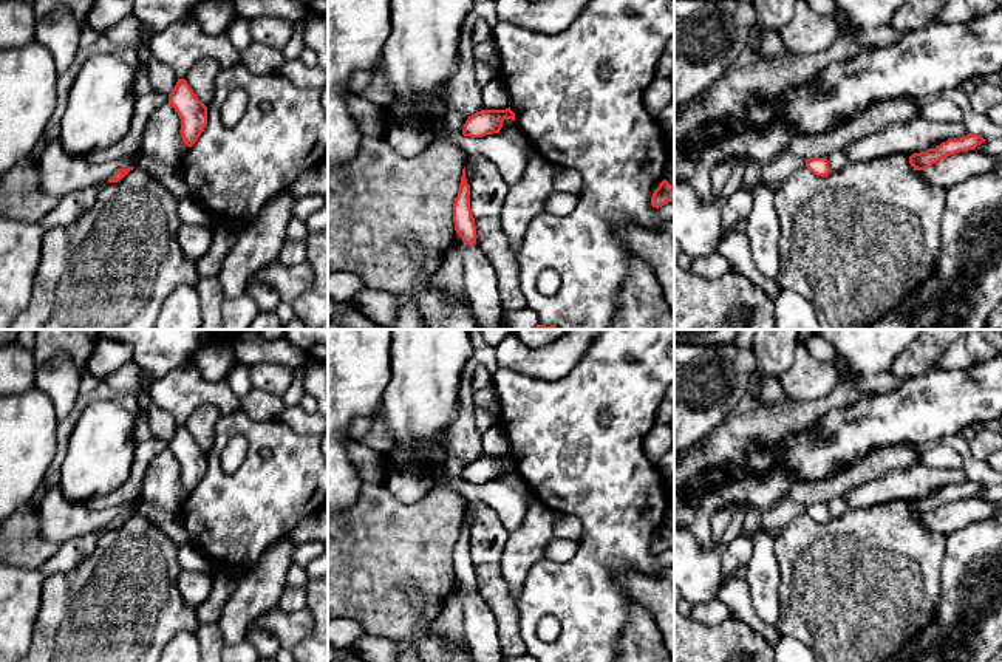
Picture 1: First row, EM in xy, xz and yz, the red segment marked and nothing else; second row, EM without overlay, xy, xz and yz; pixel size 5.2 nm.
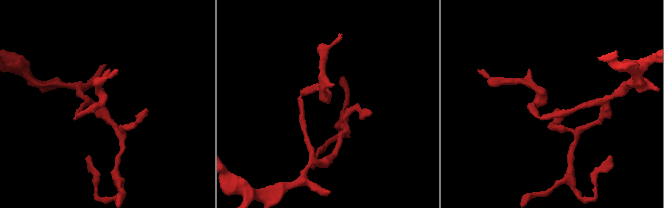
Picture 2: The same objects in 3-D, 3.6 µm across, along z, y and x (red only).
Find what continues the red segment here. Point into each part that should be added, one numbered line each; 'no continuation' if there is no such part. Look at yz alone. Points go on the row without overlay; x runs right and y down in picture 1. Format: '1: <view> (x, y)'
no continuation

